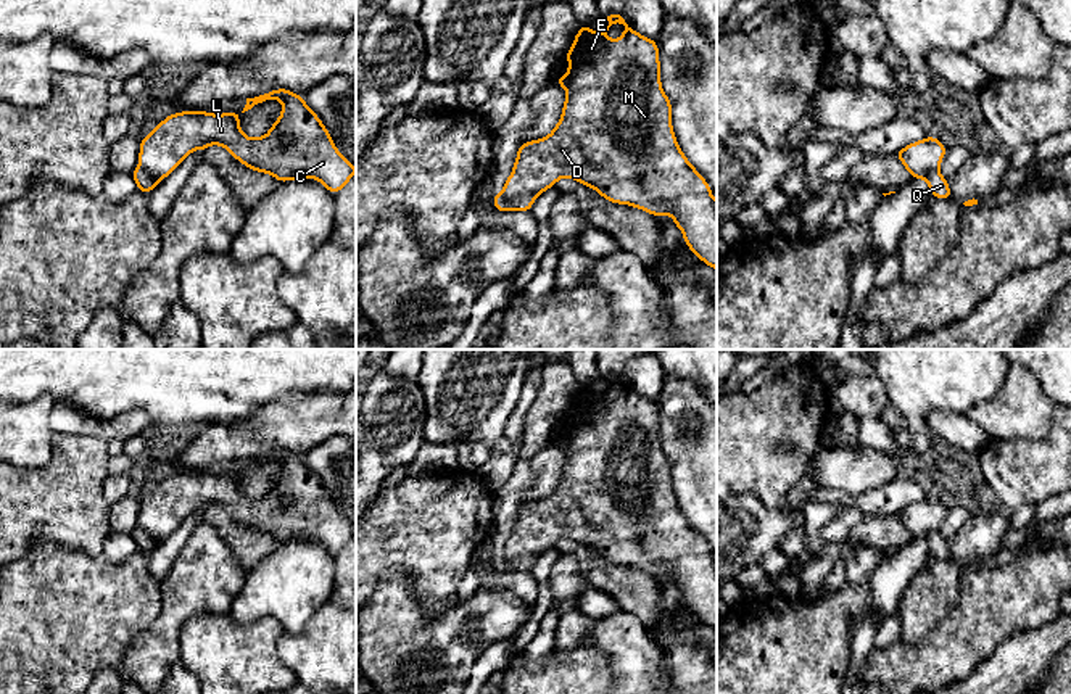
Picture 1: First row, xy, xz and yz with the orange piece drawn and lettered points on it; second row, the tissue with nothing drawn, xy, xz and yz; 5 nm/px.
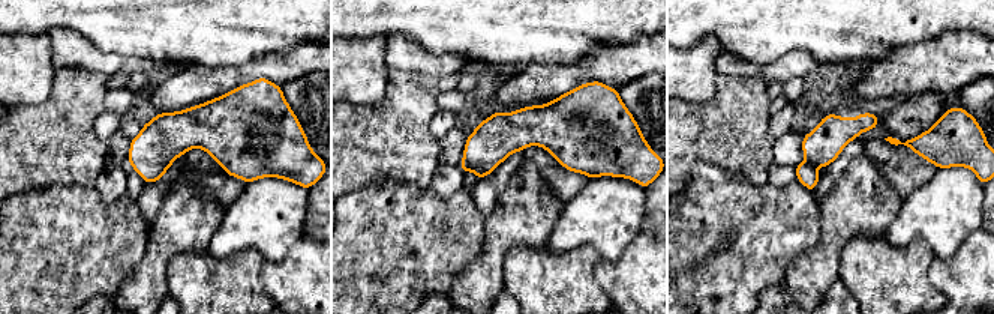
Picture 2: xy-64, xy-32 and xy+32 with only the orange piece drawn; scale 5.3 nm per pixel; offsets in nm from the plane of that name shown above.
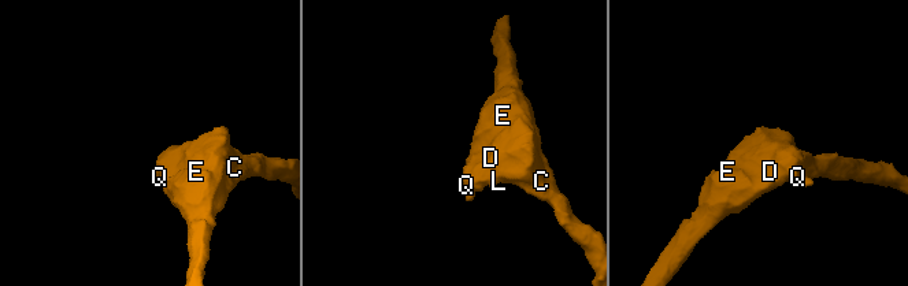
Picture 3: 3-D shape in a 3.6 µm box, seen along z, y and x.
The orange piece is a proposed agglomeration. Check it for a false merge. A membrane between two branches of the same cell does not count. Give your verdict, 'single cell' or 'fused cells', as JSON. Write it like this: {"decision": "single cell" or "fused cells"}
{"decision": "fused cells"}

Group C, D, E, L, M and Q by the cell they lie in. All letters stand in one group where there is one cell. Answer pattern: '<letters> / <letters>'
C D E L M / Q

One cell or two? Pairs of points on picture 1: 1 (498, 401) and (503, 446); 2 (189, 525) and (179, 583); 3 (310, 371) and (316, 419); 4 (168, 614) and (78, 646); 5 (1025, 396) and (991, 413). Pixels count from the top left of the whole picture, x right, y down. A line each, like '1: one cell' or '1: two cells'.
1: two cells
2: two cells
3: two cells
4: two cells
5: one cell

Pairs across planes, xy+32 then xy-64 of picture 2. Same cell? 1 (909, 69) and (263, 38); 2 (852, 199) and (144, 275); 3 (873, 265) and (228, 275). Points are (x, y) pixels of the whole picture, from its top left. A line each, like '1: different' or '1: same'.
1: different
2: same
3: same

